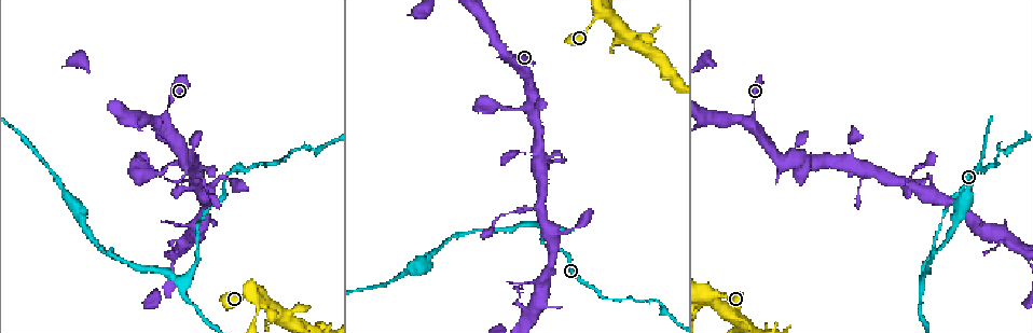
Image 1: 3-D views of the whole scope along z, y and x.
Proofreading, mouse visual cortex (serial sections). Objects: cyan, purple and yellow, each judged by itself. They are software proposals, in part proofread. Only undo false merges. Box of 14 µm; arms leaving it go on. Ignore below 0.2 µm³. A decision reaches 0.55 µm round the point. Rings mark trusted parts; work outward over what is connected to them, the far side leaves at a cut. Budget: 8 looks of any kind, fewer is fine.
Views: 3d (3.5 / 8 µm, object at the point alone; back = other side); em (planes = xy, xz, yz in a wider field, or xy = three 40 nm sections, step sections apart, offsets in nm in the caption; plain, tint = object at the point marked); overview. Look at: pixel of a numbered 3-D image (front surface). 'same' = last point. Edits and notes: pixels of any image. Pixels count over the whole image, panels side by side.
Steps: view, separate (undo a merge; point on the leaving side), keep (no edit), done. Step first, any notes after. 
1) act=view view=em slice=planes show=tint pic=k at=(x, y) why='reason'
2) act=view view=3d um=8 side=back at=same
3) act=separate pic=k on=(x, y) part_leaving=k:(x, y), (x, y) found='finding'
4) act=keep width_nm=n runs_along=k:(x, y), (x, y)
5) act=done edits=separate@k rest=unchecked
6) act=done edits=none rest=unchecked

act=view view=3d um=3.5 pic=1 at=(163, 115) why='calibre changes'

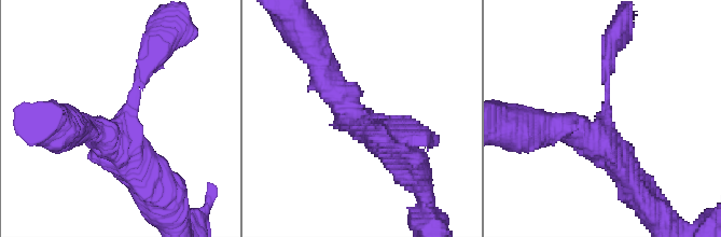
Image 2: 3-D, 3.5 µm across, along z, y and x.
act=view view=em slice=xy step=3 show=tint pic=2 at=(366, 119) why='shape alone is not enough'

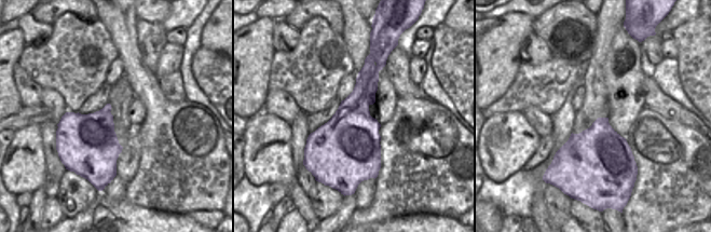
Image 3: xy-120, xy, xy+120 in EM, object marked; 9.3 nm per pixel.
act=keep runs_along=2:(608, 58), (606, 130), (631, 183) found='continuous, no second cell'

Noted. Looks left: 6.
act=view view=3d um=3.5 pic=1 at=(188, 279) why='two arms in line, one across'

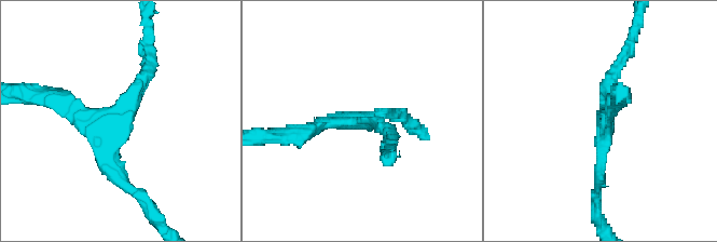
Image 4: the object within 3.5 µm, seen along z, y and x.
act=view view=em slice=xy step=1 show=tint pic=4 at=(124, 120) arms=3 arm_widths_nm=150,150,200 why='shape alone is not enough'

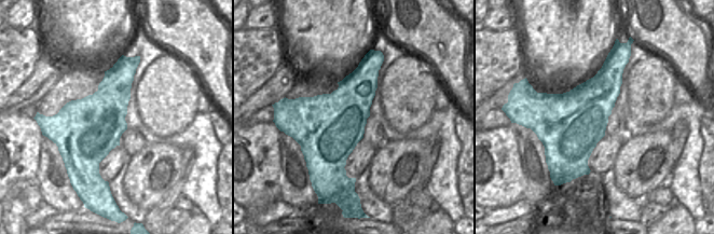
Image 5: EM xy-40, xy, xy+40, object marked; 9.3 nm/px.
act=keep runs_along=4:(148, 59), (122, 119), (85, 125), (59, 99) found='all the same cell'

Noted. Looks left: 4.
act=view view=3d um=3.5 pic=1 at=(596, 16)

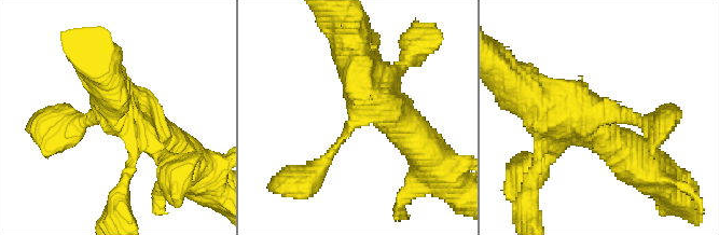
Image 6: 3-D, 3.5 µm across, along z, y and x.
act=view view=em slice=xy step=5 show=tint pic=6 at=(359, 115)

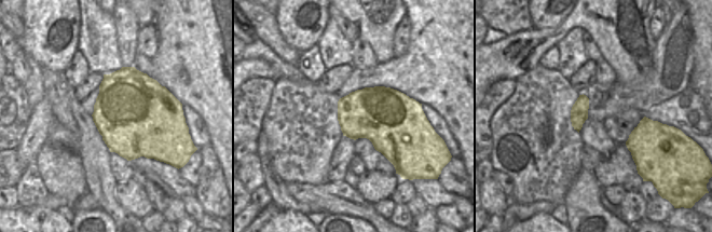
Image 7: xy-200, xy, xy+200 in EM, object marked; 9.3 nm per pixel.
act=view view=em slice=xy step=2 show=tint at=same

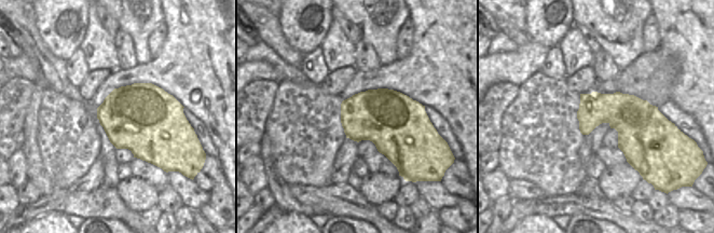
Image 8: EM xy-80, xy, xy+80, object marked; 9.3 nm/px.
act=keep runs_along=6:(317, 170), (373, 101), (406, 129) found='one cell here'

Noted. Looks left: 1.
act=done edits=none rest=unchecked

